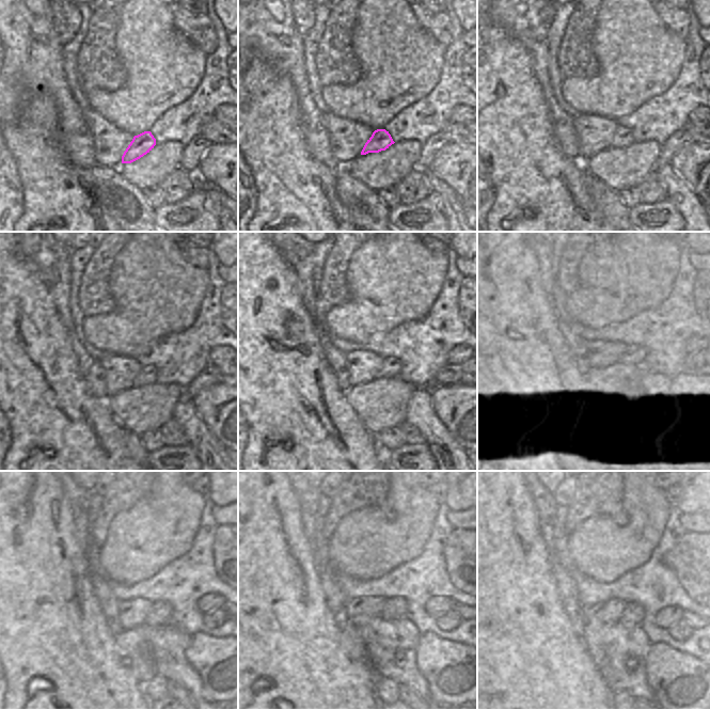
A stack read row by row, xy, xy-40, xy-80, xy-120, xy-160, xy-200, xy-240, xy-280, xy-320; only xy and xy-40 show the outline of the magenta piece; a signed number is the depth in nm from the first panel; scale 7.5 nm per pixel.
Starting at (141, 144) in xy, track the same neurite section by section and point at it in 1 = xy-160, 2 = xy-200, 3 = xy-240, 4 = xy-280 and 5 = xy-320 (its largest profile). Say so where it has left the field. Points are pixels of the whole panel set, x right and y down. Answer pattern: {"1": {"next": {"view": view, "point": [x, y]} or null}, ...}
{"1": {"next": {"view": "xy-160", "point": [390, 374]}}, "2": {"next": {"view": "xy-200", "point": [638, 374]}}, "3": {"next": {"view": "xy-240", "point": [161, 612]}}, "4": {"next": {"view": "xy-280", "point": [396, 610]}}, "5": {"next": {"view": "xy-320", "point": [634, 613]}}}

